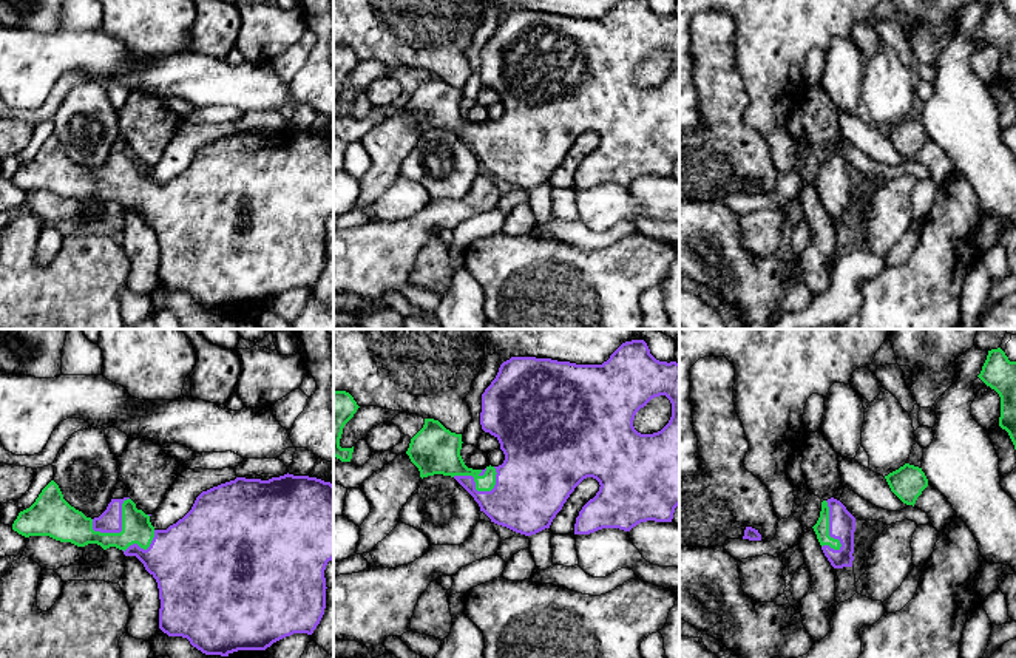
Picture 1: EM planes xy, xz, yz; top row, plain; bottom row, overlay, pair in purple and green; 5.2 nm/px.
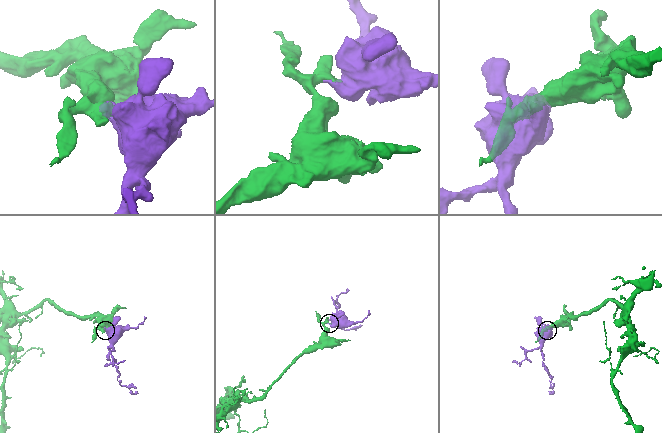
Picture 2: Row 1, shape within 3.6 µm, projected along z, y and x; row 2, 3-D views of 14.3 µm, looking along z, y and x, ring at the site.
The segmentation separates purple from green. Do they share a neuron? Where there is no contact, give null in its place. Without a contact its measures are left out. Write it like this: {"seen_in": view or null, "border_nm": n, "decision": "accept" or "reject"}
{"seen_in": "xy", "border_nm": 260, "decision": "accept"}

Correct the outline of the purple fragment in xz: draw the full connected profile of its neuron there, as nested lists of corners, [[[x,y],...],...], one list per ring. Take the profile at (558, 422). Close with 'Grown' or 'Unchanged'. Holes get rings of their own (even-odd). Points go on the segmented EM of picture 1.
[[[644,340],[622,343],[602,365],[511,357],[500,365],[496,378],[482,394],[480,425],[500,443],[505,460],[499,466],[468,468],[460,456],[462,434],[451,432],[434,419],[425,419],[406,454],[422,479],[434,474],[454,477],[474,497],[480,511],[497,525],[525,536],[550,528],[570,494],[587,477],[596,479],[601,487],[579,511],[574,534],[590,534],[602,528],[630,531],[641,522],[673,519],[679,505],[679,363],[656,360]],[[659,395],[672,403],[669,423],[653,434],[638,432],[633,426],[636,412]]]. Grown

